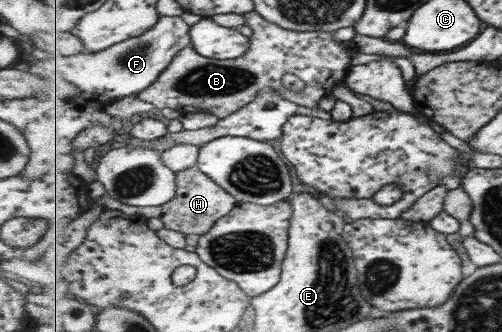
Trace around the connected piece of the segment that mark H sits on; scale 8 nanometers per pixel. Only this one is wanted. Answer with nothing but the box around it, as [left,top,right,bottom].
[124,167,239,236]

